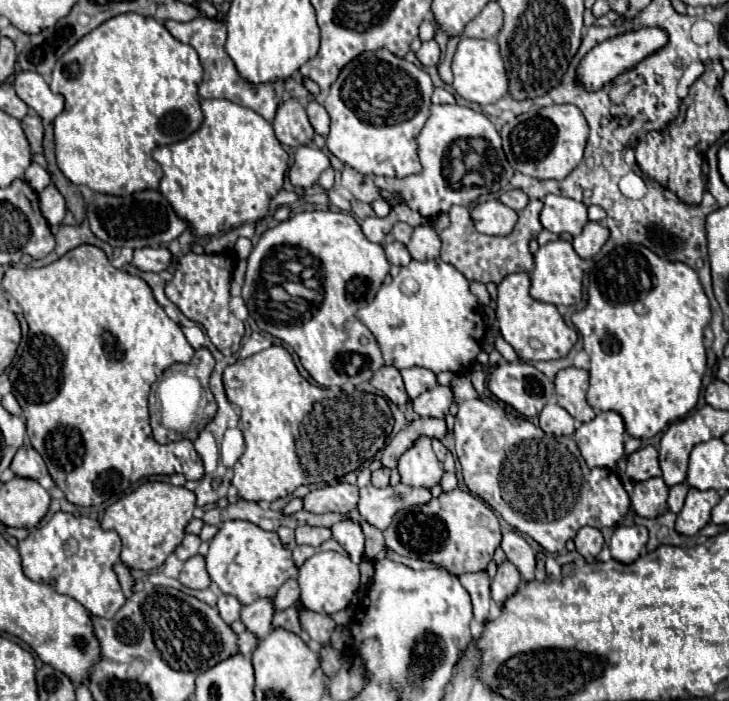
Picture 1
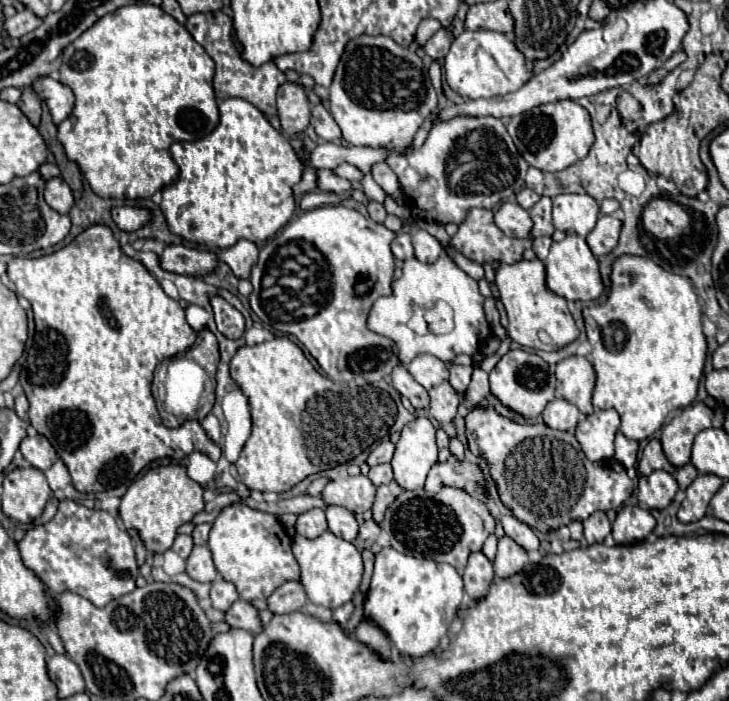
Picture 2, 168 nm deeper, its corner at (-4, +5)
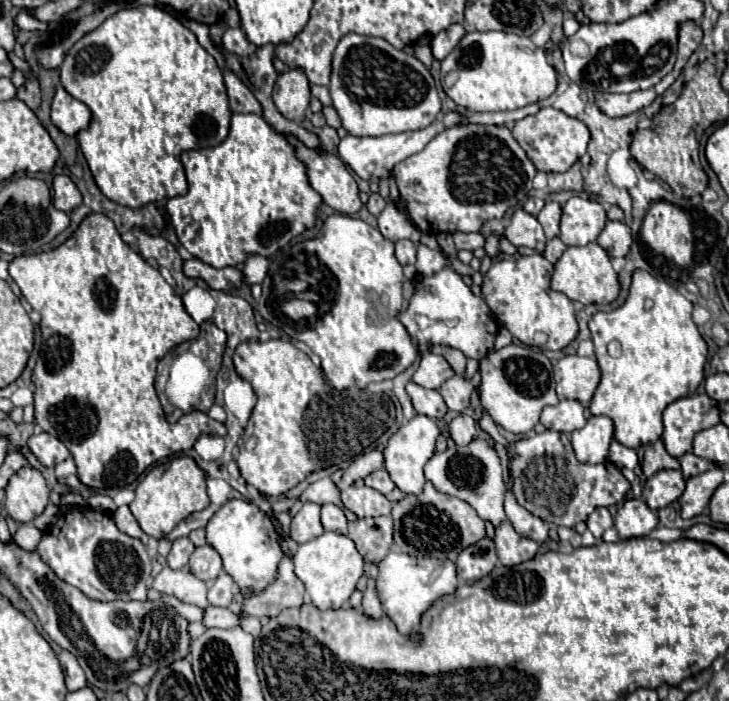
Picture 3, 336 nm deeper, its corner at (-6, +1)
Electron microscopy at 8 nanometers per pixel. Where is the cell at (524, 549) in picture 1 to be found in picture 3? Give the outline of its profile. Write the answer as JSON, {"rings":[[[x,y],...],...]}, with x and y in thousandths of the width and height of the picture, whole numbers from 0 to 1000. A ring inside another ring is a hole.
{"rings":[[[697,688],[697,702],[694,702],[694,739],[697,745],[705,750],[705,756],[733,773],[746,773],[752,767],[752,748],[743,745],[741,739],[733,739],[724,728],[719,728],[716,722],[711,722],[711,716],[705,716],[705,708],[700,702],[700,688]]]}

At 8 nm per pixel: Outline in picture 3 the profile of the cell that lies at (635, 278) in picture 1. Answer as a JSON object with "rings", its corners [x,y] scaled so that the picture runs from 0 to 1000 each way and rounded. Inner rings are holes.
{"rings":[[[870,385],[867,405],[861,414],[859,431],[837,445],[818,445],[807,465],[812,474],[812,488],[818,494],[818,511],[823,511],[820,522],[826,528],[826,542],[815,559],[815,568],[807,579],[812,591],[829,591],[842,599],[842,625],[861,636],[861,639],[878,639],[881,633],[900,631],[908,622],[908,588],[916,576],[949,565],[960,545],[966,542],[966,519],[971,511],[971,496],[966,482],[960,479],[952,456],[949,456],[949,439],[952,434],[941,428],[927,411],[922,411],[914,402],[900,399],[886,385]],[[886,431],[894,431],[894,439],[886,437]],[[848,485],[853,491],[853,508],[840,511],[831,499],[834,488]]]}

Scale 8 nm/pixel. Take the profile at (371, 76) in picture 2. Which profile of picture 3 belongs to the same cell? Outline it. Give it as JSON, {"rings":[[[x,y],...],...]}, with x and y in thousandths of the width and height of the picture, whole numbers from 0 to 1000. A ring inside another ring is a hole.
{"rings":[[[475,49],[461,66],[453,111],[455,148],[466,165],[469,183],[486,194],[527,194],[557,185],[579,185],[604,163],[604,137],[587,97],[554,71],[543,71],[527,54]]]}

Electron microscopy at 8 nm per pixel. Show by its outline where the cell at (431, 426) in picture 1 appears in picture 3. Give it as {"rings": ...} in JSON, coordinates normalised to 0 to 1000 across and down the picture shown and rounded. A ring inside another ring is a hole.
{"rings":[[[508,642],[480,662],[480,668],[469,679],[469,688],[486,690],[491,682],[502,682],[505,676],[510,676],[524,665],[527,665],[527,648],[521,642]]]}

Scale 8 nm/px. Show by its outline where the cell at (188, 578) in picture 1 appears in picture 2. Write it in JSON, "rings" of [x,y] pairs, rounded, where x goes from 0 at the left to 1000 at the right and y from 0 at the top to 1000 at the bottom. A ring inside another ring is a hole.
{"rings":[[[266,779],[255,799],[255,816],[272,830],[291,830],[296,825],[296,807],[291,802],[291,787],[285,779]]]}

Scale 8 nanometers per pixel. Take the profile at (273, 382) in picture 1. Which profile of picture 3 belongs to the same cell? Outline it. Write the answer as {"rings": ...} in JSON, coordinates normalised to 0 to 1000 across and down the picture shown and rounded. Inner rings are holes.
{"rings":[[[368,485],[368,488],[335,488],[321,502],[321,522],[329,539],[346,548],[354,573],[346,585],[346,596],[337,608],[335,631],[351,625],[348,636],[326,636],[324,662],[329,668],[332,682],[357,699],[362,708],[387,708],[422,676],[480,659],[491,648],[497,648],[505,636],[510,636],[543,599],[543,582],[535,565],[529,562],[508,562],[491,553],[461,556],[447,542],[439,525],[422,511],[420,502],[406,496],[395,485]]]}

